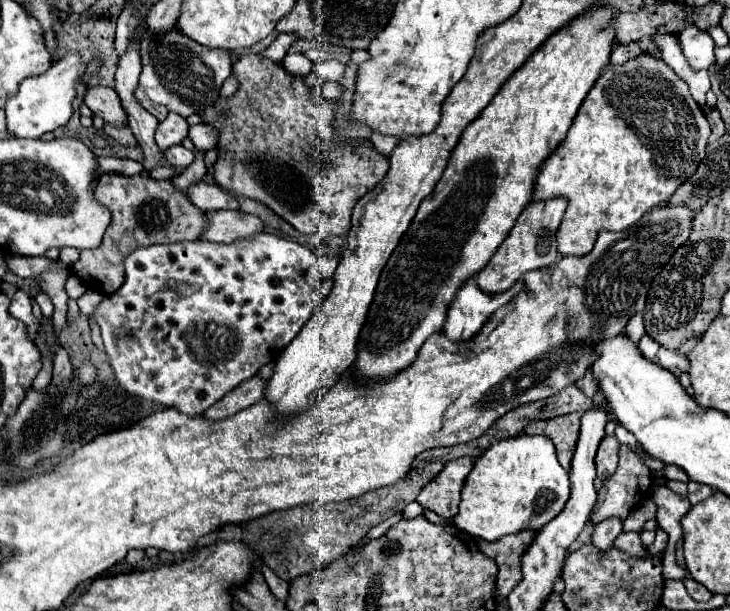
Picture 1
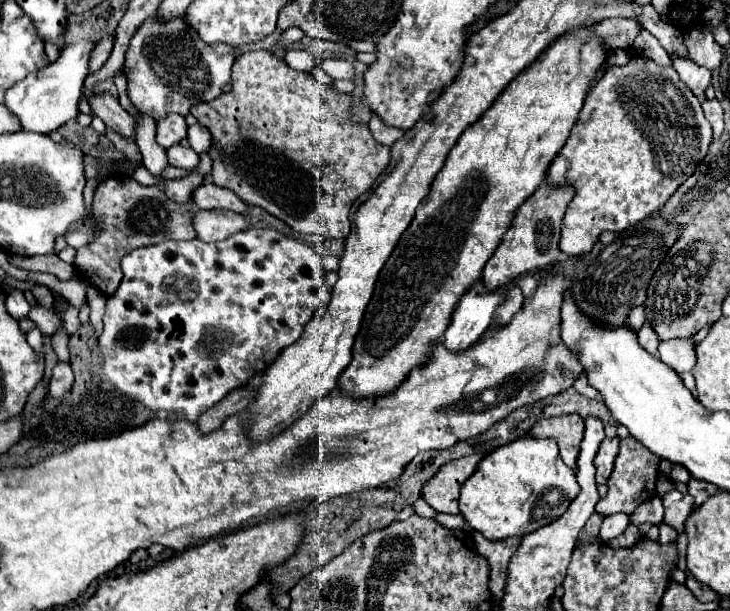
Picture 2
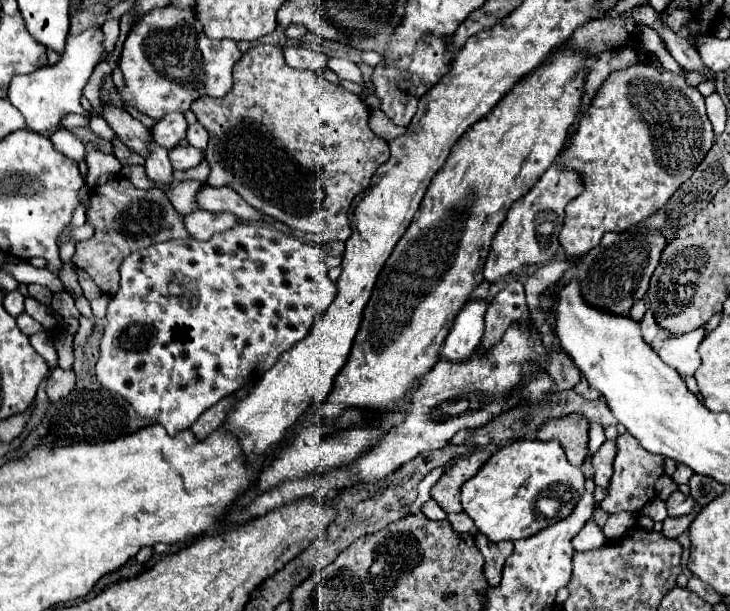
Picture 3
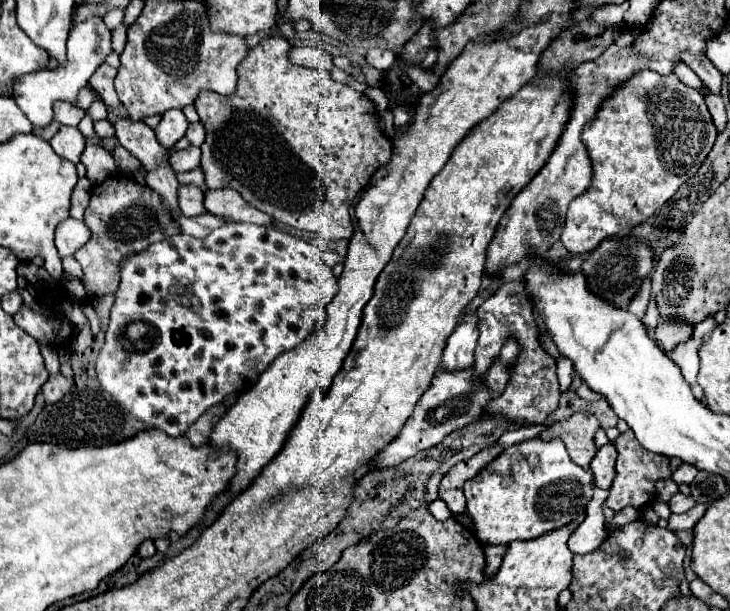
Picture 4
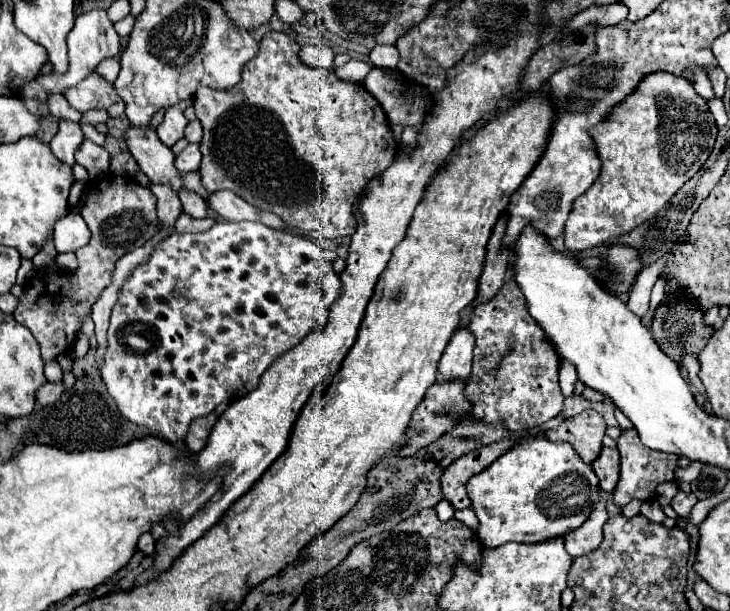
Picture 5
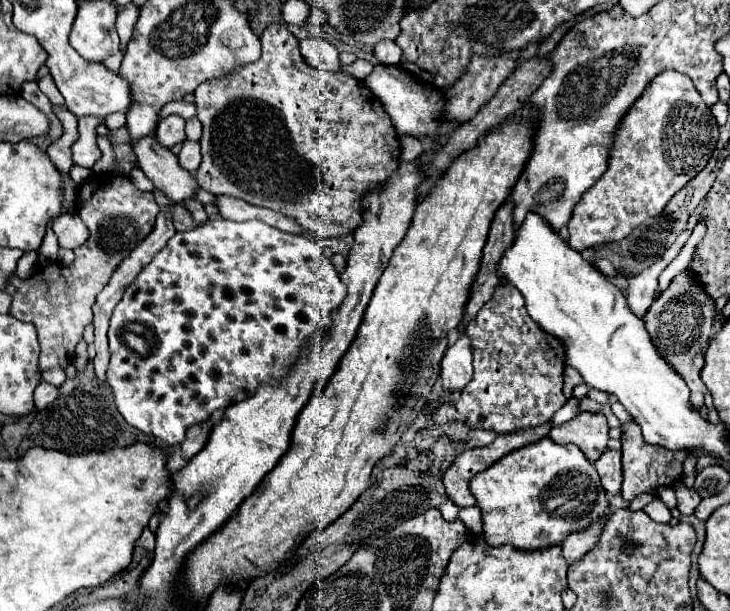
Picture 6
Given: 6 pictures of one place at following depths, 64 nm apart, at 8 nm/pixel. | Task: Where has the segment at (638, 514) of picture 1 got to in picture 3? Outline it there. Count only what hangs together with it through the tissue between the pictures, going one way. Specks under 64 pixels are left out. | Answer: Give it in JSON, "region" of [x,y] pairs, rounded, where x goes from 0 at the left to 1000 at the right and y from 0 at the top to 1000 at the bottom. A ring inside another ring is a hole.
{"region":[[[903,815],[889,820],[875,840],[878,845],[886,843],[896,854],[907,854],[915,846],[912,825]]]}

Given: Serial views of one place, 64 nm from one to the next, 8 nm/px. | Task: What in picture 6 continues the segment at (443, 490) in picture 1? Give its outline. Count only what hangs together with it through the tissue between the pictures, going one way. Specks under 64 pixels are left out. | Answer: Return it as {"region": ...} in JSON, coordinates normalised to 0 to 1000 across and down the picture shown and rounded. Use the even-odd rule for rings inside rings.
{"region":[[[748,691],[748,694],[740,694],[740,697],[734,697],[734,700],[721,700],[721,704],[707,704],[707,707],[685,710],[685,714],[682,714],[674,727],[668,727],[668,730],[663,730],[663,733],[636,736],[636,740],[633,740],[633,743],[622,753],[622,759],[614,766],[614,773],[608,776],[608,795],[611,795],[614,812],[616,812],[616,815],[622,818],[622,825],[625,825],[625,828],[630,828],[630,831],[649,828],[649,825],[652,825],[652,815],[649,815],[649,812],[647,812],[647,805],[641,802],[641,799],[644,799],[644,786],[647,786],[647,779],[649,779],[649,776],[655,776],[655,773],[660,773],[660,769],[666,769],[668,763],[674,763],[679,753],[685,753],[688,746],[699,743],[701,736],[737,723],[740,717],[751,714],[751,707],[753,707],[753,704],[756,704],[756,697],[753,697],[753,691]]]}

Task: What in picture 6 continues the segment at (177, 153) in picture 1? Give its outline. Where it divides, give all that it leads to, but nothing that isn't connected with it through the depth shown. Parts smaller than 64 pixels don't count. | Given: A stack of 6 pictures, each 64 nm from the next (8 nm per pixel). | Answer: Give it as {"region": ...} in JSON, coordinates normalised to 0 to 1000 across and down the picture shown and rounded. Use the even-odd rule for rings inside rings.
{"region":[[[255,229],[247,252],[244,252],[244,262],[247,262],[247,272],[255,275],[258,282],[268,282],[274,265],[277,265],[277,255],[274,255],[274,236],[271,232],[260,232]]]}

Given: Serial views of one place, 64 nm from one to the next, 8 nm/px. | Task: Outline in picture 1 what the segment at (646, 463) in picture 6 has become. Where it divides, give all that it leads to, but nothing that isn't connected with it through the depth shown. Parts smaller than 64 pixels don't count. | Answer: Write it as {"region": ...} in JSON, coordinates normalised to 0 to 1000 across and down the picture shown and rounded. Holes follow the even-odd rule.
{"region":[[[849,730],[847,769],[844,769],[841,779],[827,786],[827,799],[819,805],[819,822],[816,822],[816,828],[811,835],[808,851],[814,858],[819,858],[819,854],[825,854],[825,851],[830,851],[836,845],[847,845],[847,848],[855,851],[866,838],[866,831],[874,828],[882,818],[888,799],[893,802],[893,773],[882,759],[882,750],[874,740],[868,740],[863,730]]]}

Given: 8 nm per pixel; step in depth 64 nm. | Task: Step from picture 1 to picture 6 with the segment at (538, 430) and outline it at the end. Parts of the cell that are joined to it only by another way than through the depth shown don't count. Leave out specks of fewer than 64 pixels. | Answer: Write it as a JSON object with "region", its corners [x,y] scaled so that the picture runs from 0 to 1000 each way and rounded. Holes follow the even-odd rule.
{"region":[[[795,674],[775,694],[759,697],[753,717],[762,727],[789,727],[808,756],[816,756],[833,733],[833,691],[825,678]]]}

